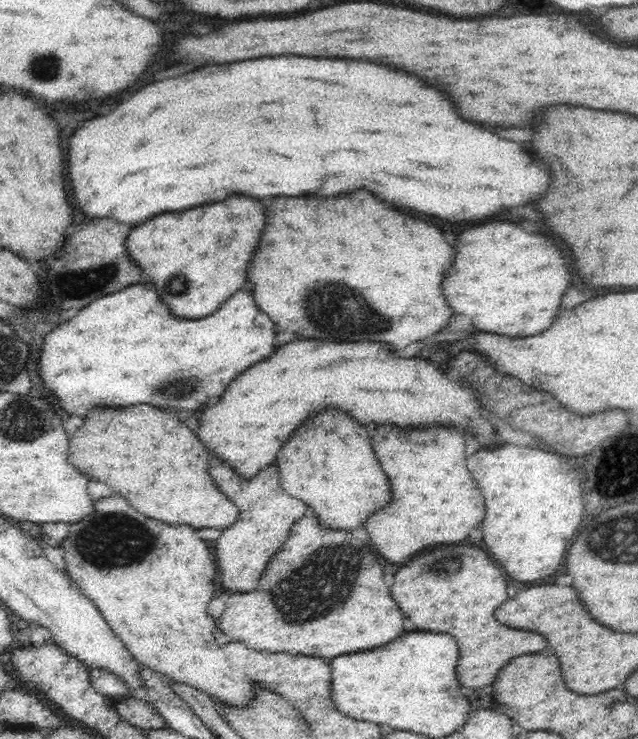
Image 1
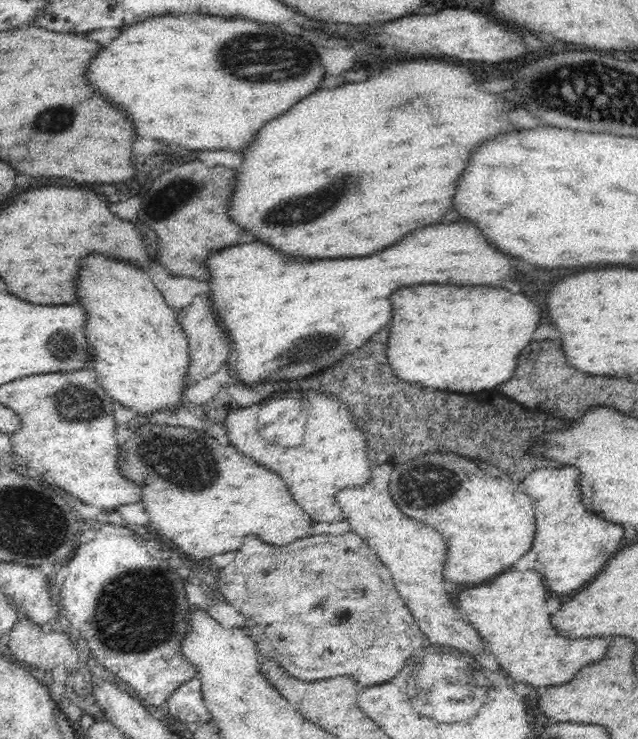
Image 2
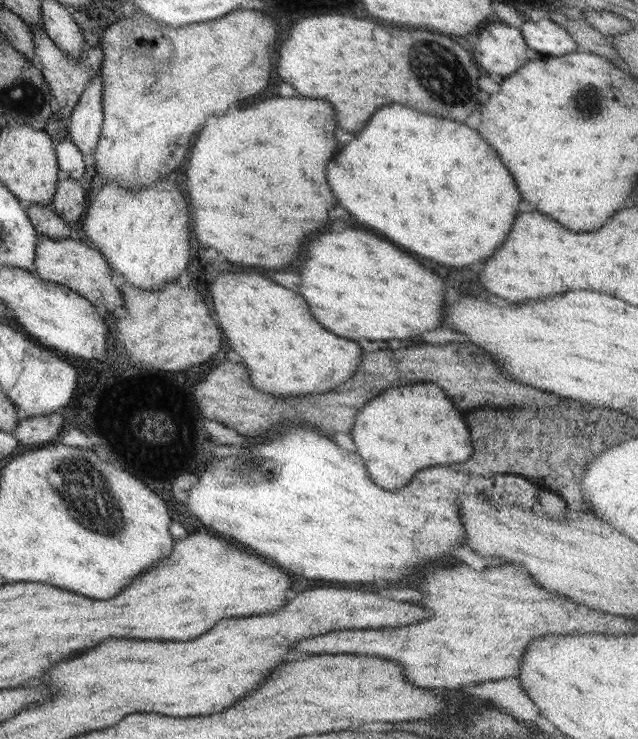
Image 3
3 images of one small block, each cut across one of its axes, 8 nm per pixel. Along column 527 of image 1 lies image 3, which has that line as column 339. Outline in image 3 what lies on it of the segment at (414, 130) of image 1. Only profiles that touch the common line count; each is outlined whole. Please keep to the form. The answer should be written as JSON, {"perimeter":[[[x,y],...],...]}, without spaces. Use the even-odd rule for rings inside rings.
{"perimeter":[[[400,104],[376,110],[356,138],[340,146],[340,152],[326,166],[326,178],[338,204],[362,226],[368,226],[370,232],[384,236],[410,254],[454,268],[490,258],[506,240],[520,204],[520,194],[512,176],[502,166],[496,150],[492,150],[476,130],[462,122],[420,114]]]}

